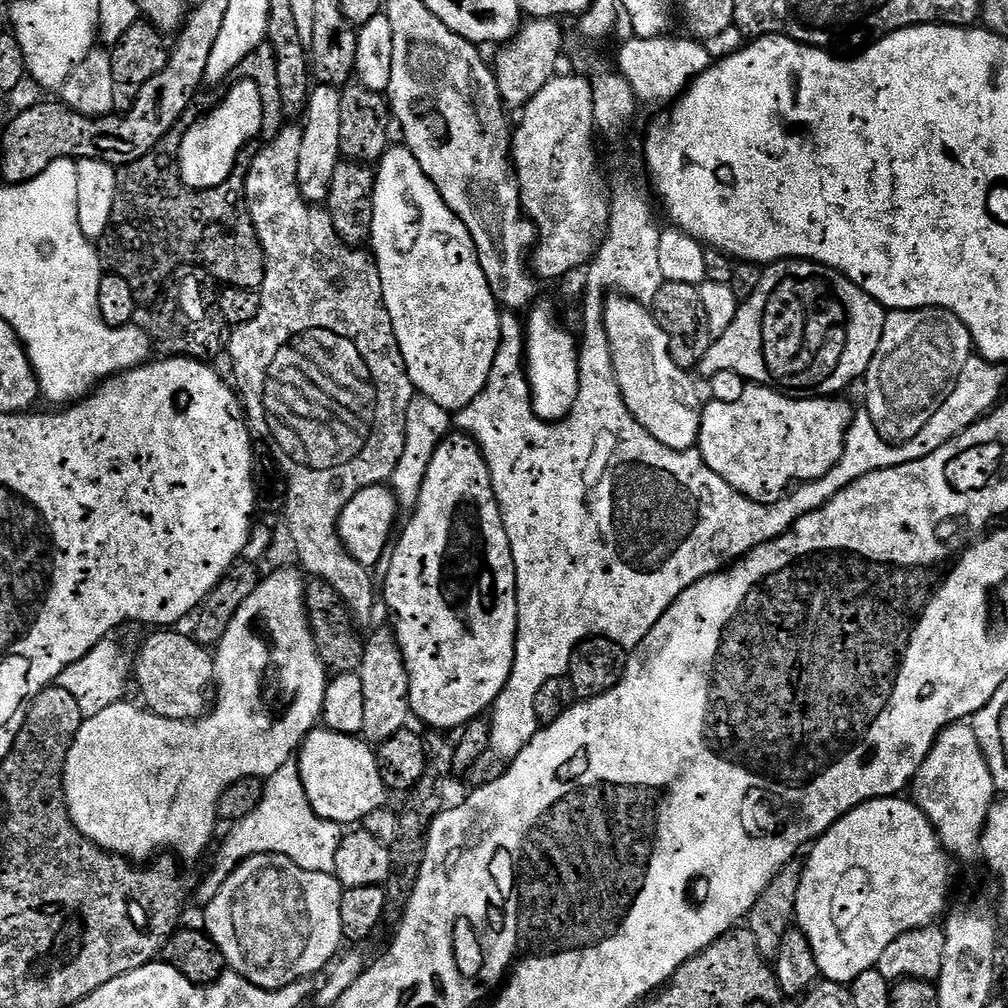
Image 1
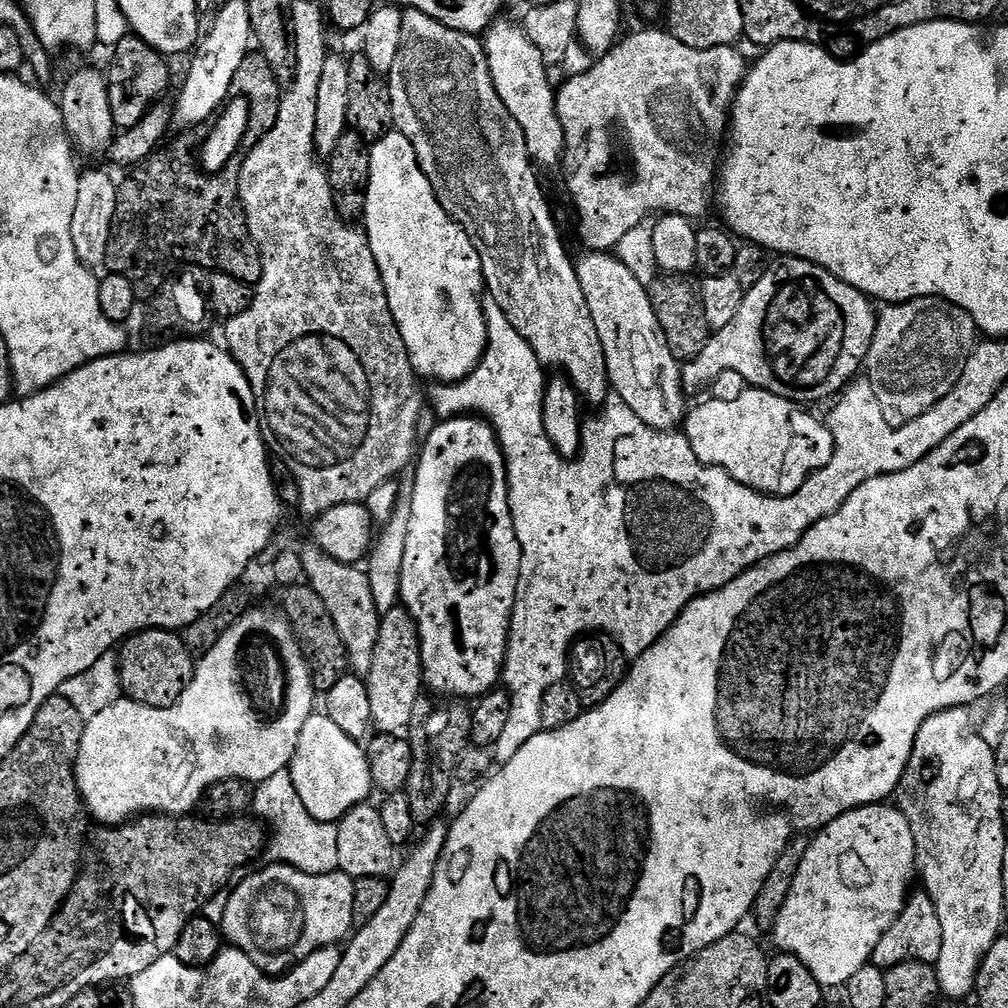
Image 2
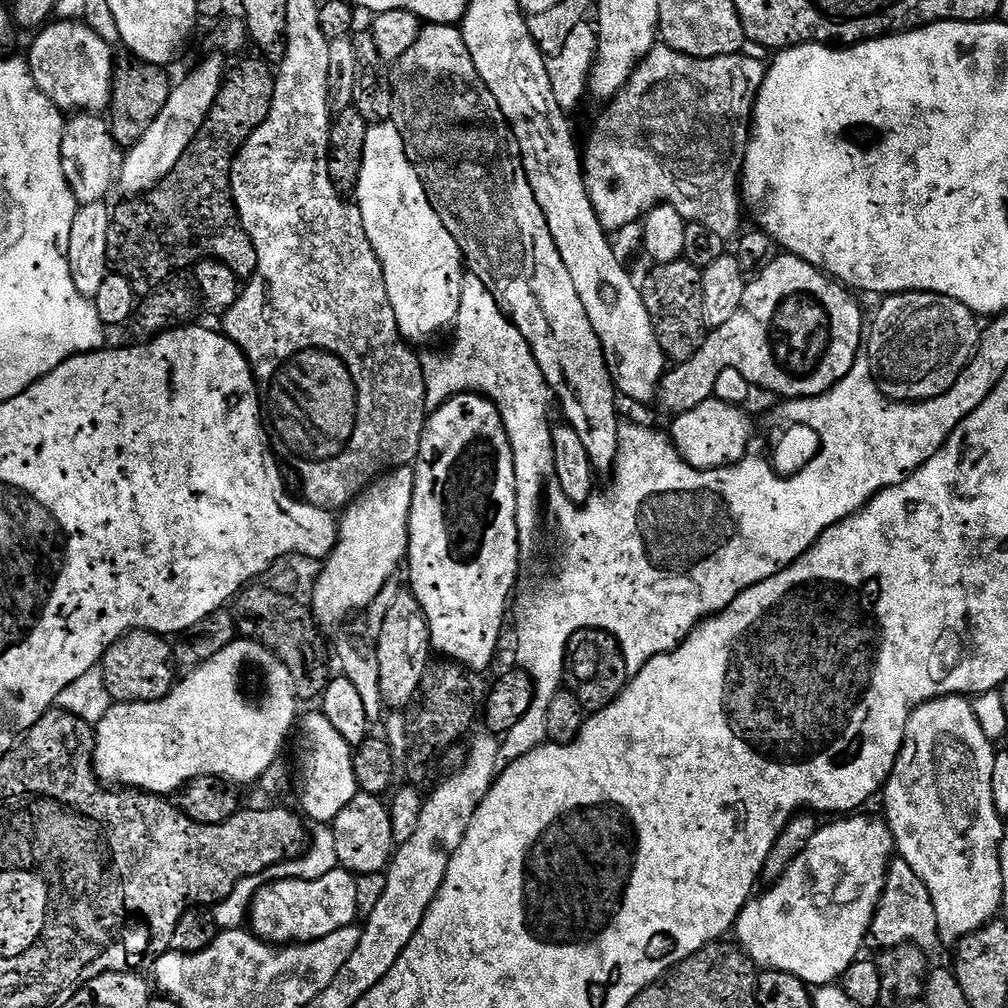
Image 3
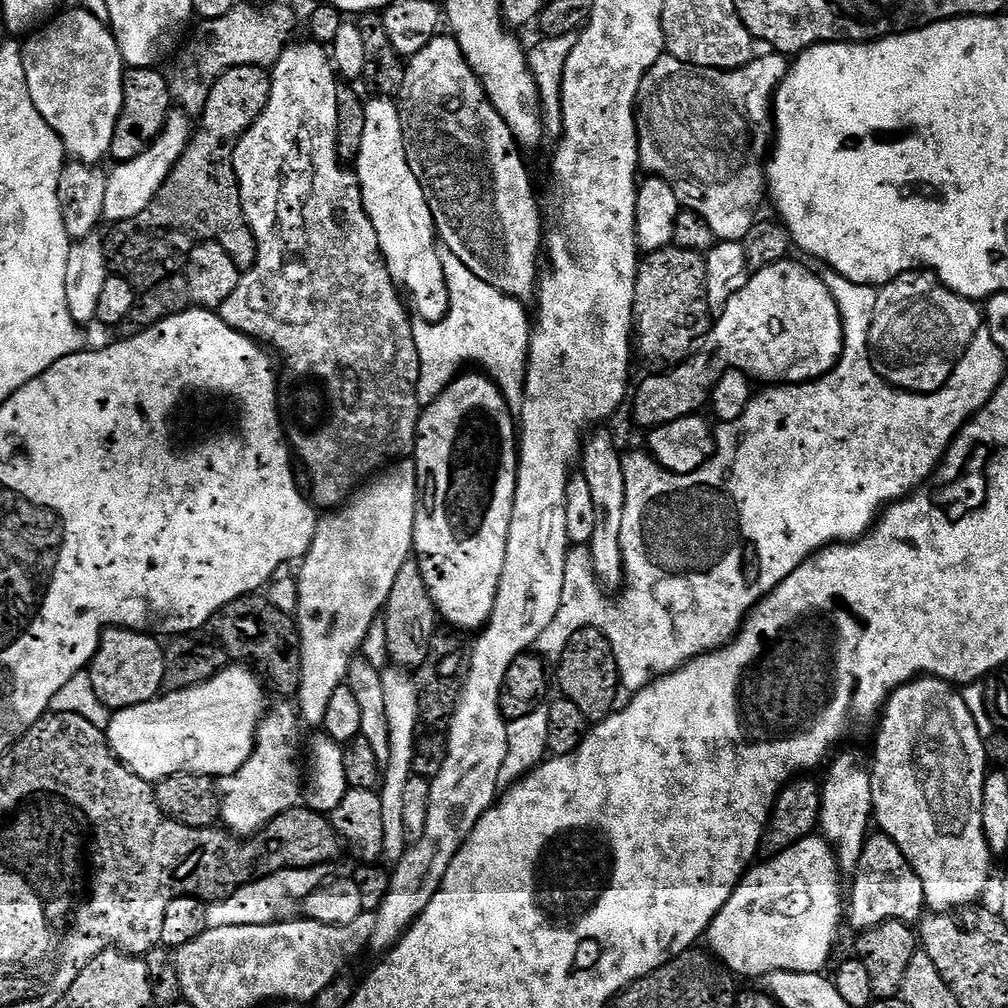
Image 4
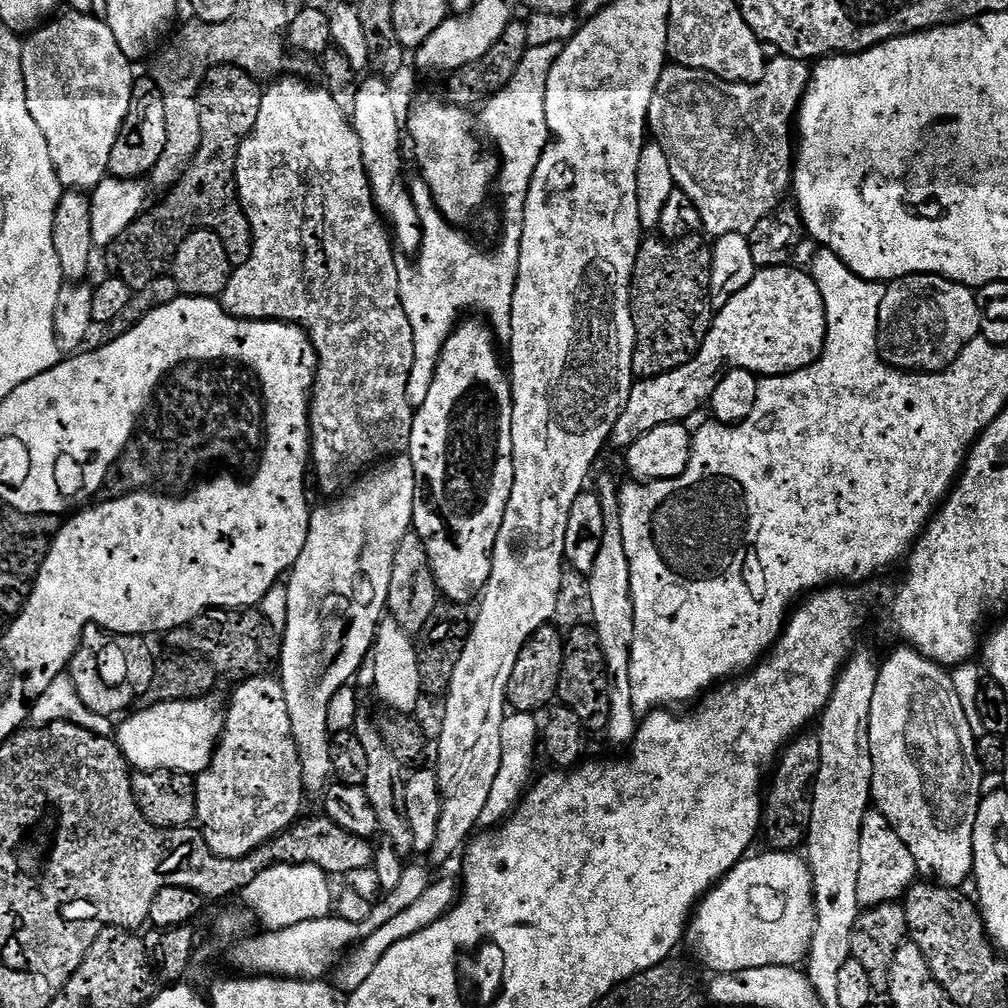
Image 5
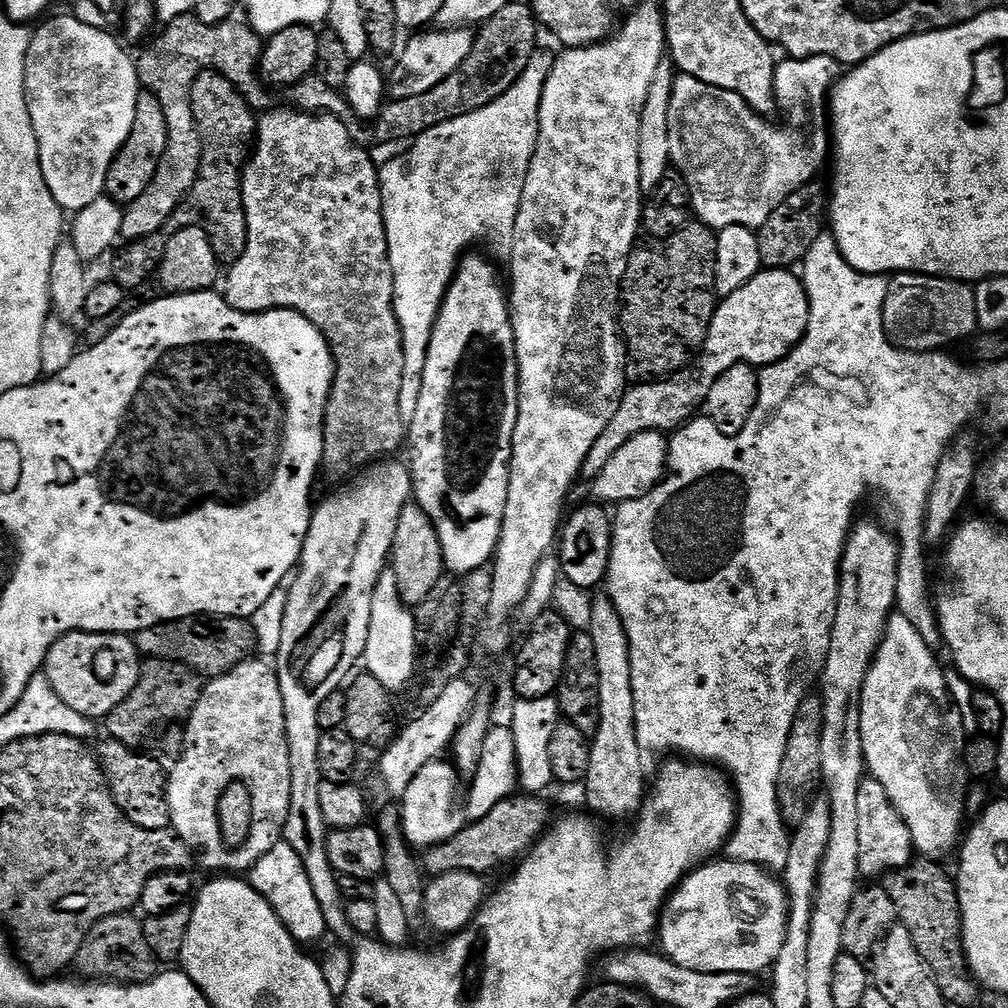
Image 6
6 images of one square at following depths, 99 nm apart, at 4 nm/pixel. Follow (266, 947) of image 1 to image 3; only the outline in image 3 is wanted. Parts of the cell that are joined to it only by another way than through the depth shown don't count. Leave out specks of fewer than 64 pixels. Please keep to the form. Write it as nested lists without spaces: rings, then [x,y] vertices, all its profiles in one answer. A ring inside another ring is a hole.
[[[338,866],[313,880],[274,881],[262,886],[250,905],[250,928],[273,946],[321,940],[336,930],[355,925],[357,906],[356,876]]]

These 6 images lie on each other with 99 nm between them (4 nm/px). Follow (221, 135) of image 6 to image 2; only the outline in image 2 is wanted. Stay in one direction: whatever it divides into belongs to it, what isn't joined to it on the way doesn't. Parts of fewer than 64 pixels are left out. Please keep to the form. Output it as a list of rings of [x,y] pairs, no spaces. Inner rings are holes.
[[[250,52],[238,66],[233,93],[249,102],[249,122],[240,146],[222,171],[209,174],[202,170],[199,176],[191,175],[185,158],[180,156],[181,146],[172,144],[168,152],[157,151],[143,164],[133,167],[132,177],[117,187],[114,222],[104,264],[111,275],[126,278],[134,286],[137,301],[147,302],[160,291],[164,284],[160,272],[171,277],[183,266],[212,270],[218,264],[218,267],[224,266],[226,274],[240,272],[240,280],[253,286],[258,283],[256,276],[262,278],[260,250],[251,234],[240,228],[234,194],[240,193],[241,170],[250,149],[278,122],[283,91],[270,72],[266,58]],[[199,188],[204,198],[190,198]]]

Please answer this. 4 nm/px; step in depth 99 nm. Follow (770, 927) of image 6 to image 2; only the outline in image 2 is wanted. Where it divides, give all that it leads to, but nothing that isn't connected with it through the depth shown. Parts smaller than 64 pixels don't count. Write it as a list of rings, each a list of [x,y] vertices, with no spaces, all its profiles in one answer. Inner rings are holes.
[[[881,802],[879,804],[867,804],[861,808],[844,812],[838,819],[830,822],[825,828],[820,829],[811,837],[806,854],[798,866],[794,886],[790,886],[790,894],[770,928],[773,938],[776,939],[777,946],[780,947],[777,949],[781,953],[798,957],[810,970],[810,974],[814,974],[814,978],[821,988],[825,990],[831,990],[831,988],[843,989],[848,980],[854,978],[854,974],[858,974],[858,970],[862,970],[862,966],[870,963],[874,954],[874,946],[878,946],[878,942],[882,942],[882,934],[886,934],[886,930],[890,930],[890,926],[899,918],[900,912],[904,908],[904,903],[909,898],[910,889],[913,887],[913,885],[911,886],[912,879],[915,881],[917,876],[916,843],[914,842],[912,827],[908,819],[900,813],[899,808],[891,803]]]

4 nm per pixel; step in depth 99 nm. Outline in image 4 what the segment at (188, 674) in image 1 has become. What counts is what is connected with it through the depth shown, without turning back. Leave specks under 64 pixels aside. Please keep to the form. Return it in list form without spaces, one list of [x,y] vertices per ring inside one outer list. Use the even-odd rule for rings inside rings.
[[[109,627],[101,635],[86,671],[94,682],[94,694],[109,710],[119,710],[150,702],[161,695],[166,674],[164,648],[155,635],[144,630],[121,630]]]

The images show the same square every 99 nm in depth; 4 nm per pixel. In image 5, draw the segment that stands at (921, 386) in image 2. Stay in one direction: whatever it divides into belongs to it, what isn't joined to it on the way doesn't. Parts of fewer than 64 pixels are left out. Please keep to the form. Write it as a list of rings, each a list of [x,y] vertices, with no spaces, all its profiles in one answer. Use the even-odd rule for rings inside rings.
[[[904,276],[885,287],[878,314],[880,356],[903,372],[943,372],[980,335],[976,292],[944,276]]]

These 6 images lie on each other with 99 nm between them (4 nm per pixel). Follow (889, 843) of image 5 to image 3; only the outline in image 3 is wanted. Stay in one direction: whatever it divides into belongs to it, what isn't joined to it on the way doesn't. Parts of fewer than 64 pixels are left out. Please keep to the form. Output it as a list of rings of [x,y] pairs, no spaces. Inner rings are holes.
[[[899,858],[893,859],[888,865],[888,873],[884,879],[884,892],[876,903],[876,912],[872,916],[872,925],[868,928],[867,939],[876,950],[917,944],[919,948],[932,950],[940,940],[938,914],[934,914],[934,902],[930,898],[930,890],[910,870],[910,866]]]

